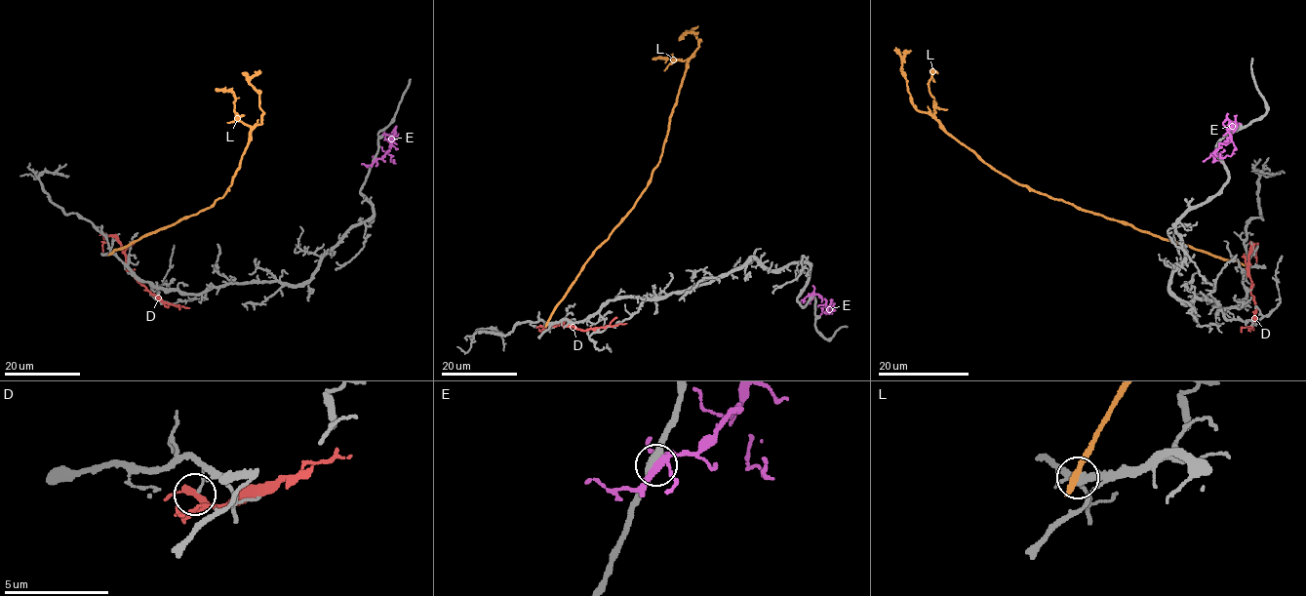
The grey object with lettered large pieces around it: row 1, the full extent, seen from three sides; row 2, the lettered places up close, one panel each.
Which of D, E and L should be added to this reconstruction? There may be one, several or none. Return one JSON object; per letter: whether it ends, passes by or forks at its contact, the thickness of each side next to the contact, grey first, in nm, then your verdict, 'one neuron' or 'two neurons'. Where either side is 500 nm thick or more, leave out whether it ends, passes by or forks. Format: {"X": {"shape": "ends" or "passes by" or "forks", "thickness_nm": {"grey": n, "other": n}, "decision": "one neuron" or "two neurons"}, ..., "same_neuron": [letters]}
{"D": {"shape": "forks", "thickness_nm": {"grey": 110, "other": 260}, "decision": "two neurons"}, "E": {"shape": "forks", "thickness_nm": {"grey": 440, "other": 280}, "decision": "two neurons"}, "L": {"shape": "ends", "thickness_nm": {"grey": 360, "other": 360}, "decision": "two neurons"}, "same_neuron": []}

